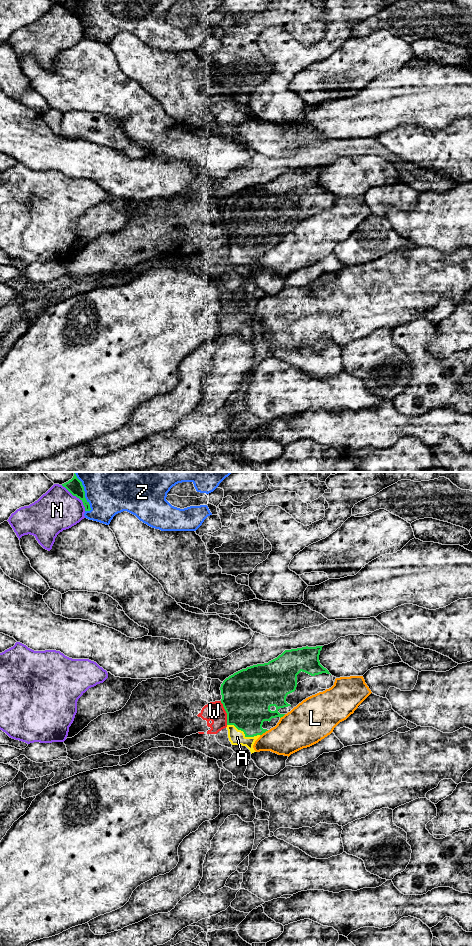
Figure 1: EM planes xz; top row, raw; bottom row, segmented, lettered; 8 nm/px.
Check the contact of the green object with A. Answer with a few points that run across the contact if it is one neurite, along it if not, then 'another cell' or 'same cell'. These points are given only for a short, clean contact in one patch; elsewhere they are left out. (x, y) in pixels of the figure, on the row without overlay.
xz (247, 222), (244, 253), (237, 257) | same cell

